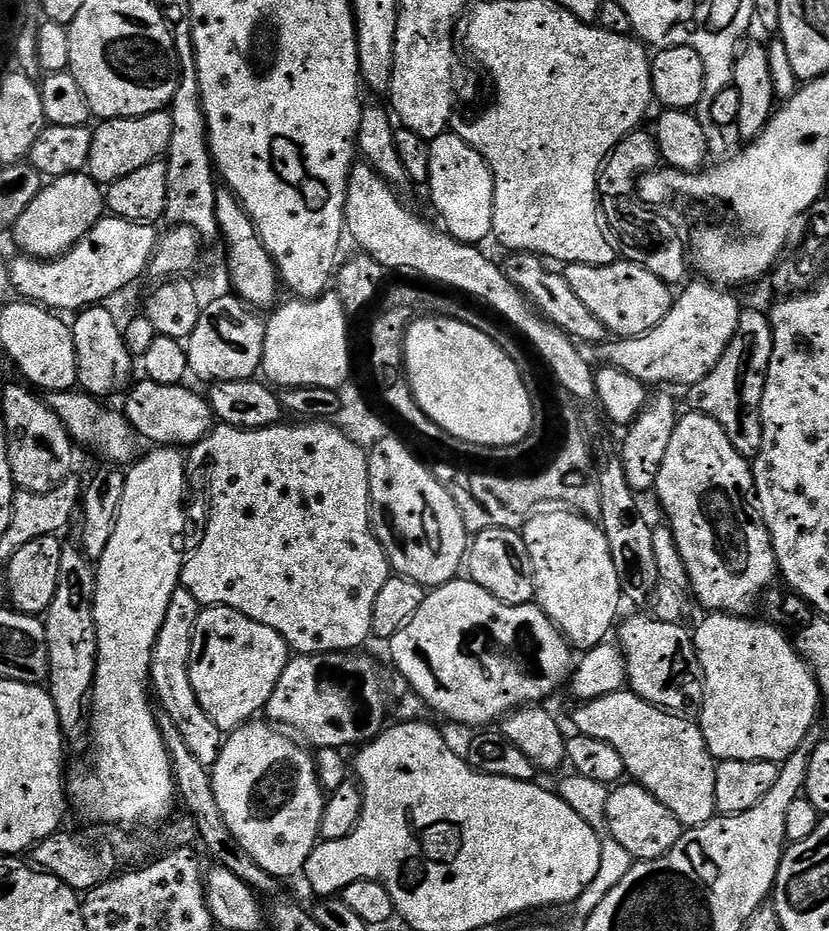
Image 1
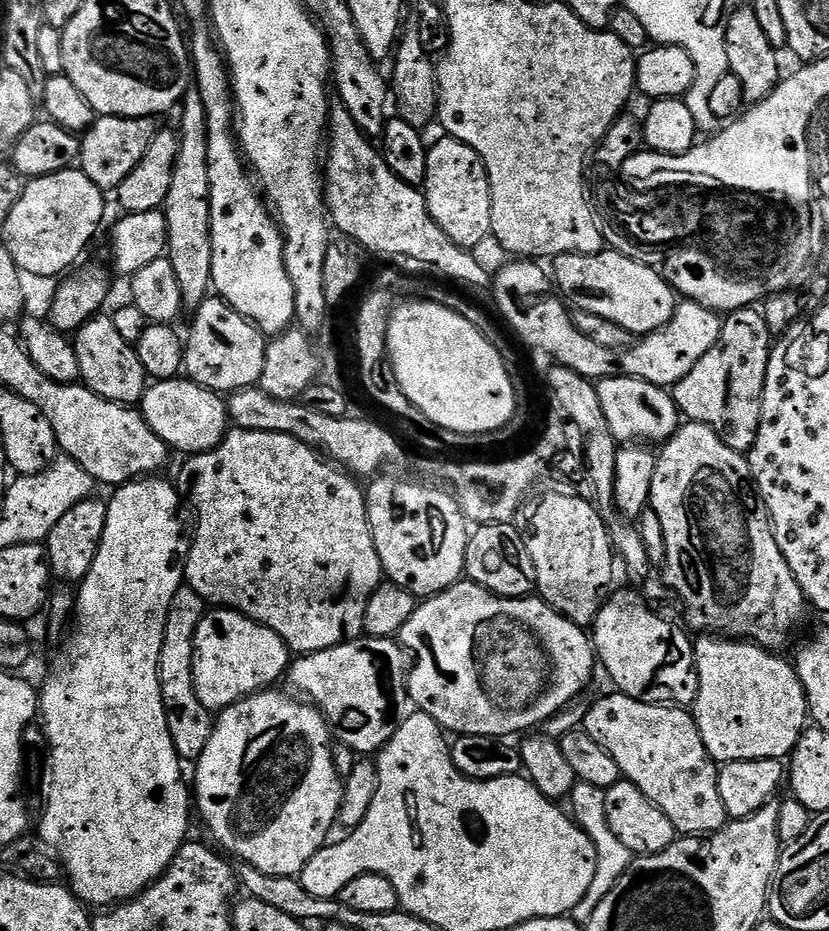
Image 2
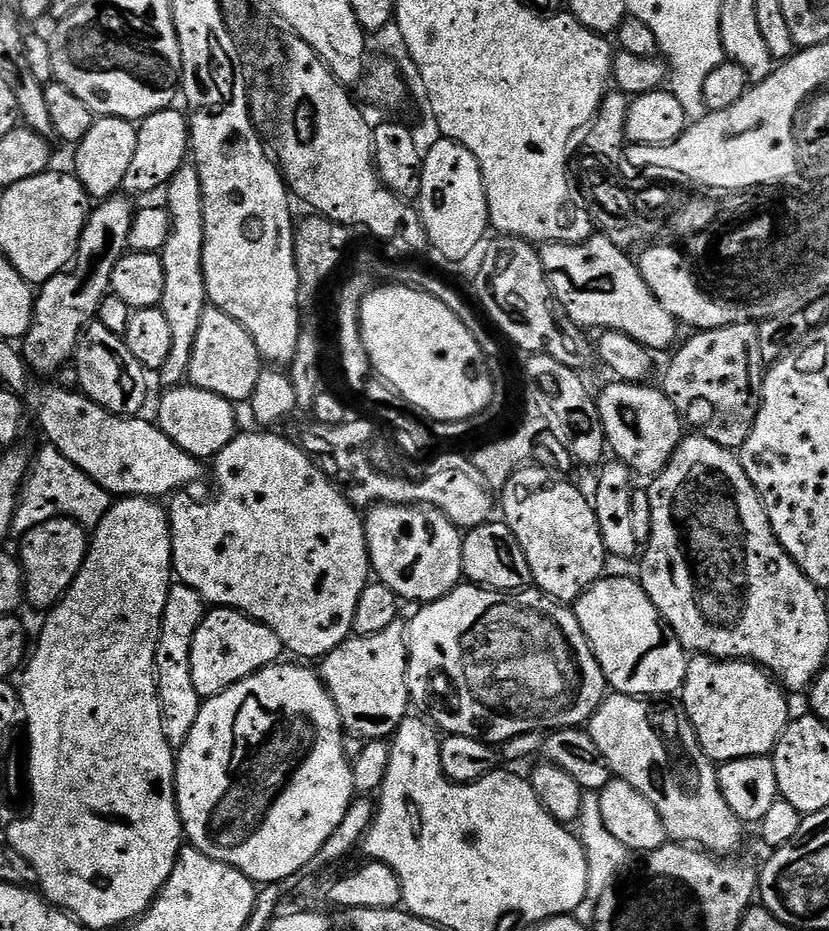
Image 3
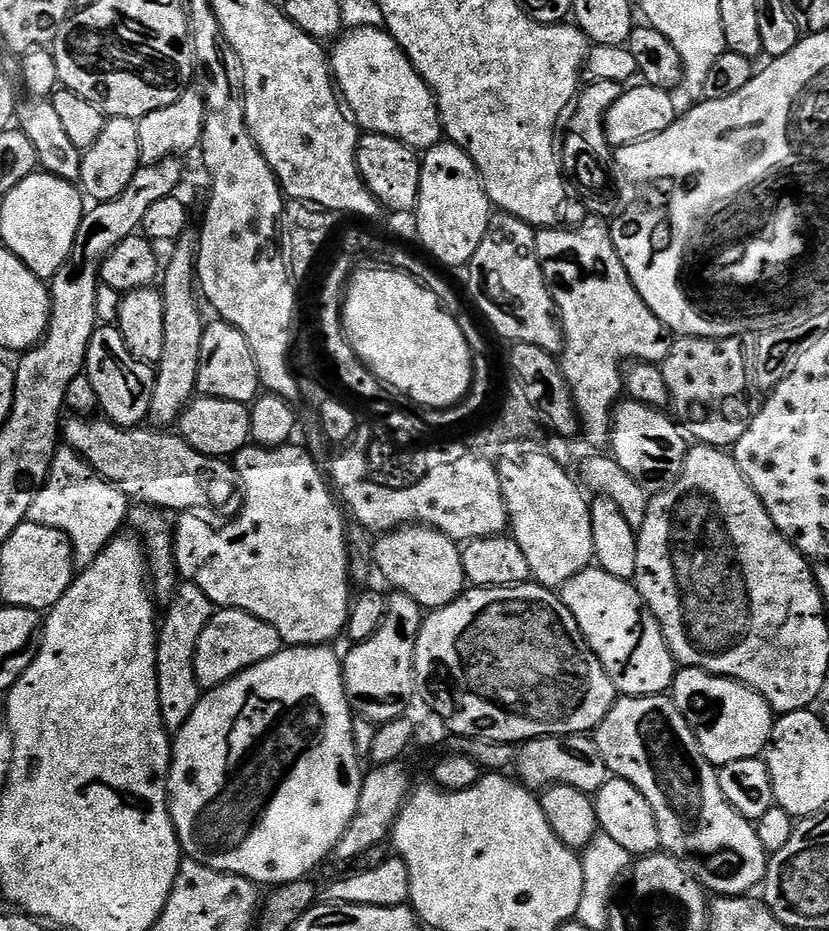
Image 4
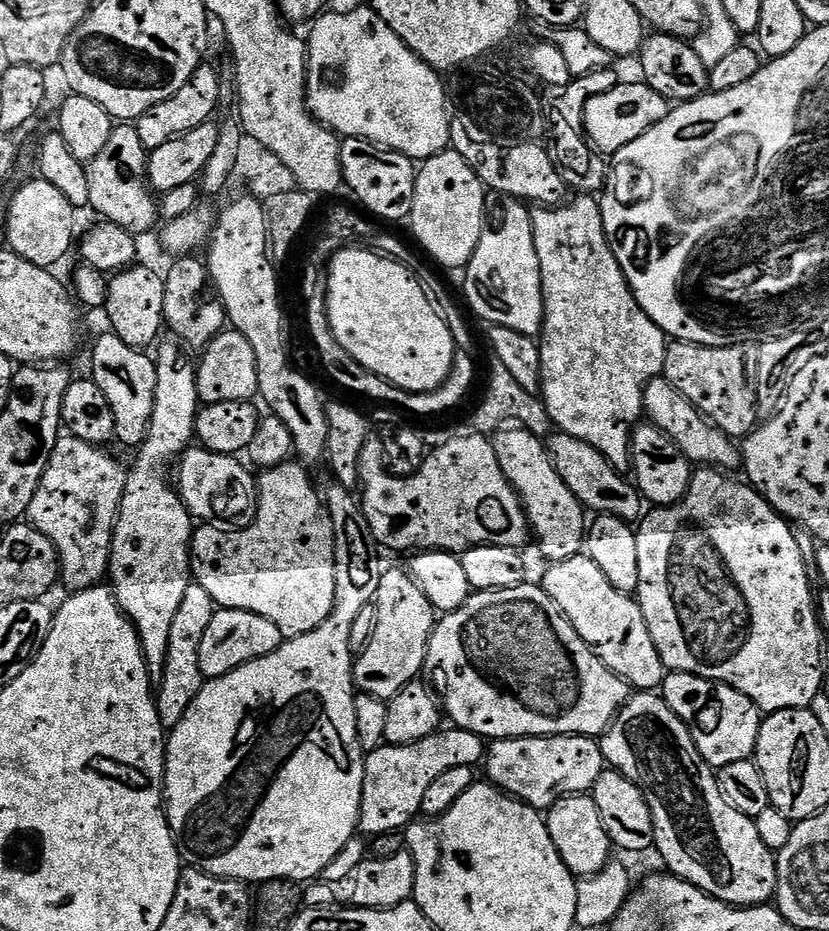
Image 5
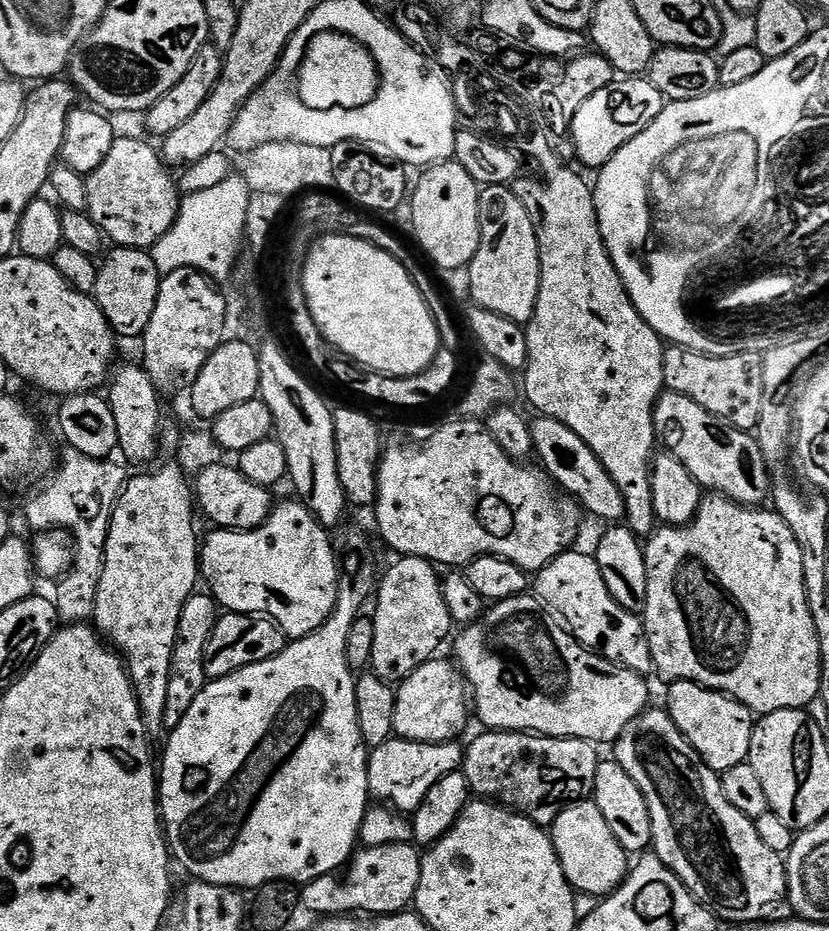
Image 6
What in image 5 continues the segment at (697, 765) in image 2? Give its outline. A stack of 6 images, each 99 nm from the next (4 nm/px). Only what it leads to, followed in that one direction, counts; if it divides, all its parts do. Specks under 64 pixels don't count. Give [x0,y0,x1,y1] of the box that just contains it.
[598,694,776,908]

